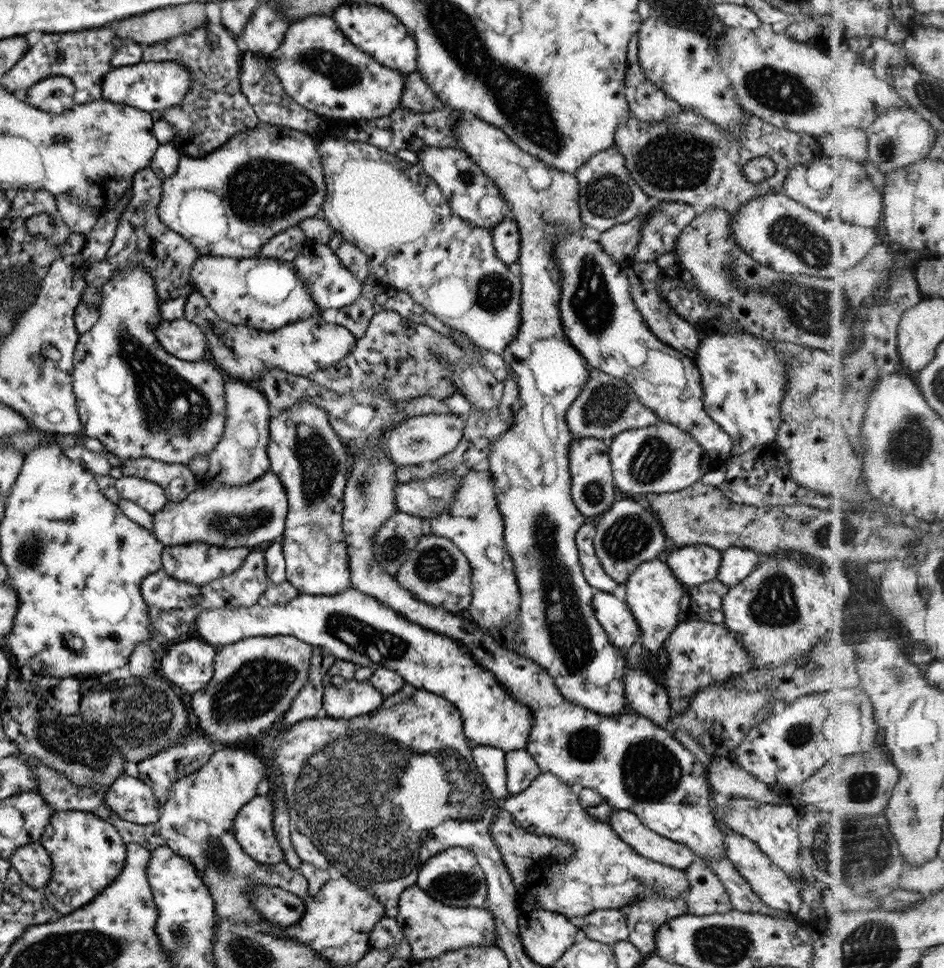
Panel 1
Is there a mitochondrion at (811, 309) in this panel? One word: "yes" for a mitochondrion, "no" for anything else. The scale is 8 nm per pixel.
yes

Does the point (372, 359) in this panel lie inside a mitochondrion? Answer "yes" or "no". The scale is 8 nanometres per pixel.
no

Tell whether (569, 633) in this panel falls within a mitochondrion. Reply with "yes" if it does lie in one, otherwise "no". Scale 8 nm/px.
yes

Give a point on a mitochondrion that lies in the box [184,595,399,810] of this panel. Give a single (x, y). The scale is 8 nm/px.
(256, 685)

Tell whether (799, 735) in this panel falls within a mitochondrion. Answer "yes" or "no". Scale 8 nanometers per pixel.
yes

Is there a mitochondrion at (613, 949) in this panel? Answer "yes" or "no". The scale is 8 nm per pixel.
no

